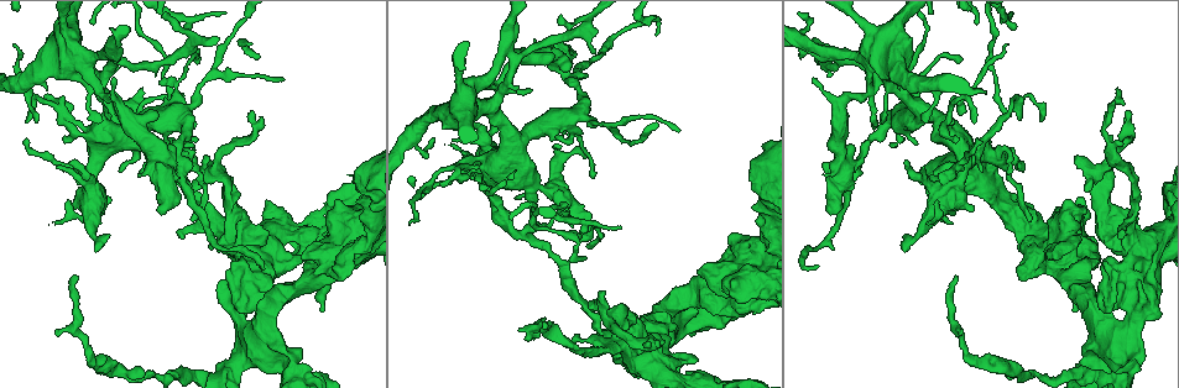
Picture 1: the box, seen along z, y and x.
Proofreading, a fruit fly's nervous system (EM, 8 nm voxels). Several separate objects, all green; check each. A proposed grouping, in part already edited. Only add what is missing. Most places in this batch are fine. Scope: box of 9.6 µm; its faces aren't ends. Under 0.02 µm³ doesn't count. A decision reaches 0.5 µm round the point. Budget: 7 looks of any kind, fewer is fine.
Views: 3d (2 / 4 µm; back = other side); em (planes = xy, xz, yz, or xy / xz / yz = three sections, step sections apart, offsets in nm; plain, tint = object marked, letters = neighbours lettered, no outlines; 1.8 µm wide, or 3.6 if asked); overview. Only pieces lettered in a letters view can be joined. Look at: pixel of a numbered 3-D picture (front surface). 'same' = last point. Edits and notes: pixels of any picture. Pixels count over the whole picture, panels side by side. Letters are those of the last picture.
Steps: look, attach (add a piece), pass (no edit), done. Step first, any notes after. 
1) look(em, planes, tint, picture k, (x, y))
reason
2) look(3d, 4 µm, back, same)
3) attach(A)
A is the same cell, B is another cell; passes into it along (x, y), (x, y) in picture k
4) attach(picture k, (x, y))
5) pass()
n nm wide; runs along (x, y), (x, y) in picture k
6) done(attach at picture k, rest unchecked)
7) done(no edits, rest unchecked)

look(em, xy, step 4, tint, picture 1, (942, 131))

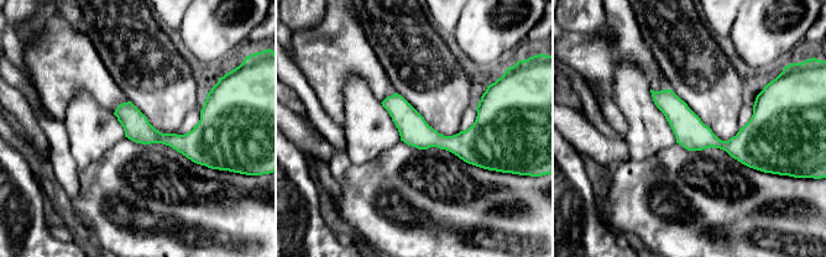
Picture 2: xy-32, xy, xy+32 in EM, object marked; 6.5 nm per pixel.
look(em, xz, step 16, letters, same)
cut it another way

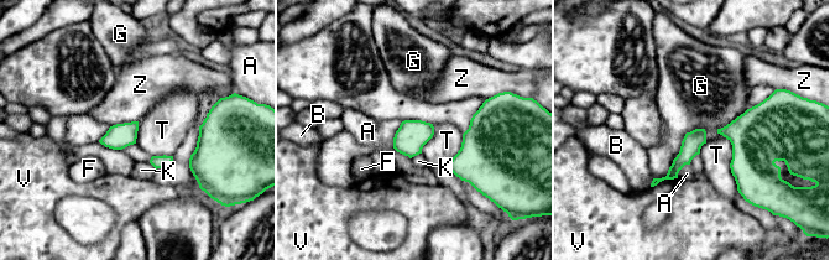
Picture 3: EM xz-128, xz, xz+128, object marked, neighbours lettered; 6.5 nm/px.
pass()
G touches over 480 nm; A, B, F, G, K, T, V and Z are other cells; border along (724, 136), (739, 191) in picture 3; no lettered piece goes on from it

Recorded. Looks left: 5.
look(3d, 4 µm, picture 1, (738, 264))
calibre changes

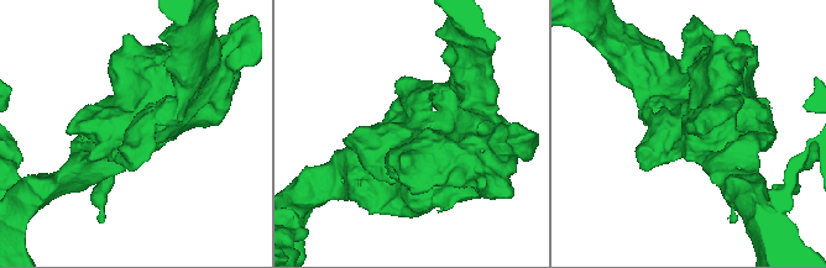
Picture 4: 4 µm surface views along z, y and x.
look(em, planes, tint, picture 4, (139, 132))

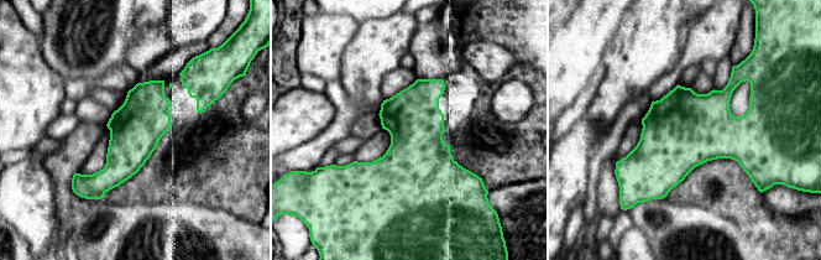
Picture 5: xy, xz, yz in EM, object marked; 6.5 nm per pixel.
look(em, planes, letters, same)
what lies round it

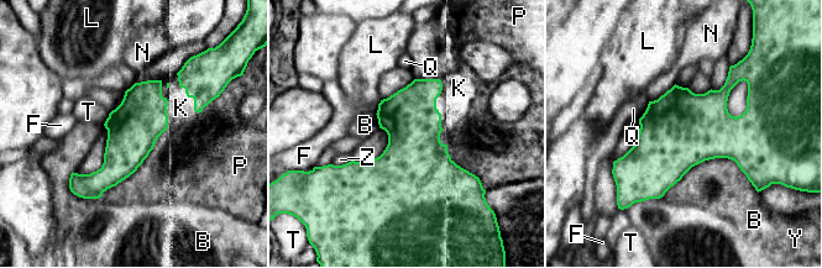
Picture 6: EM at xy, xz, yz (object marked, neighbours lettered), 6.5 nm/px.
attach(picture 6, (181, 108))
K is the same cell, B, F, L, N, P, Q, T, Y and Z are other cells; it goes on there

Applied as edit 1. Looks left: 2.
done(attach at picture 6, rest unchecked)

